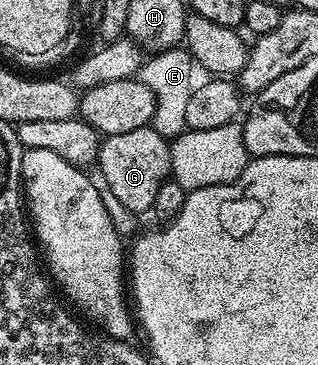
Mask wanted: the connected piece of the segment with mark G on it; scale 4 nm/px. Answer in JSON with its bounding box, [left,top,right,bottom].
[96,126,173,212]

